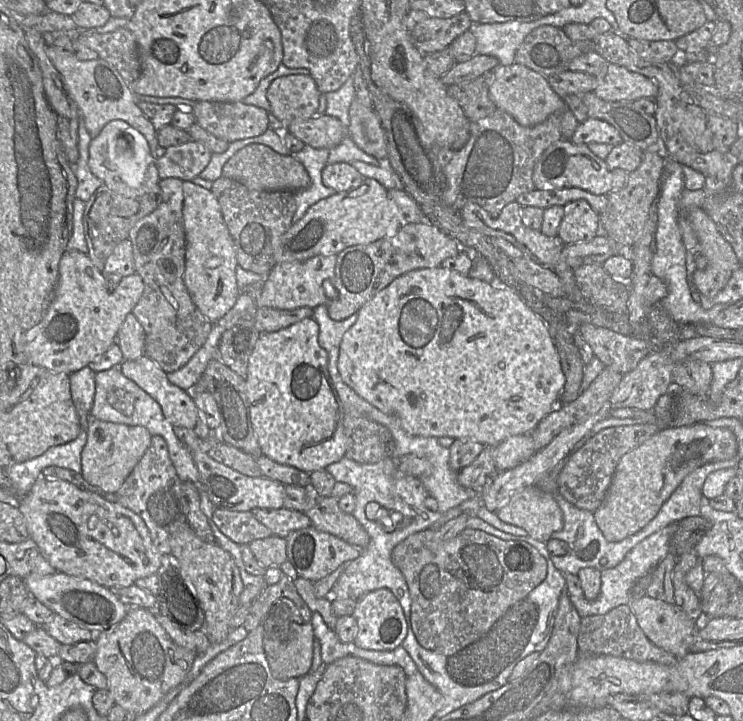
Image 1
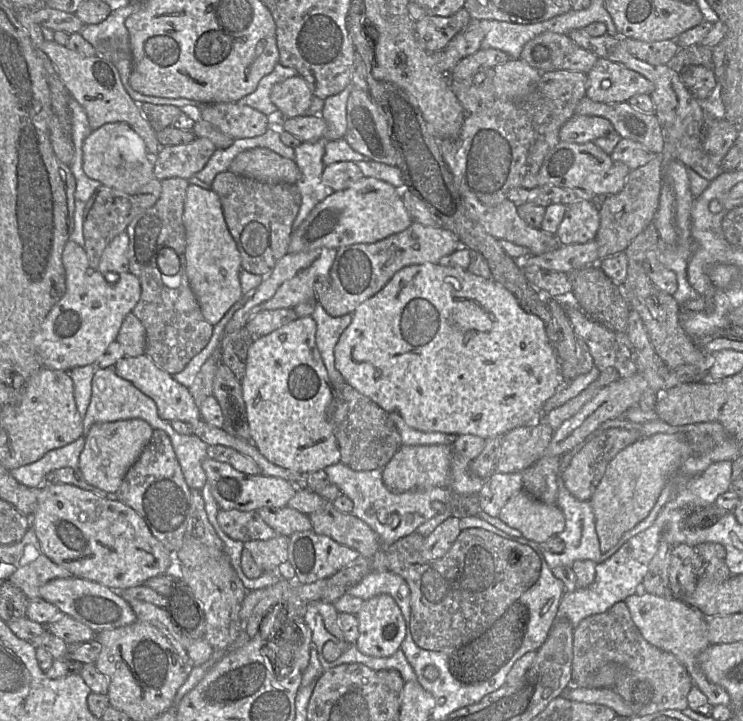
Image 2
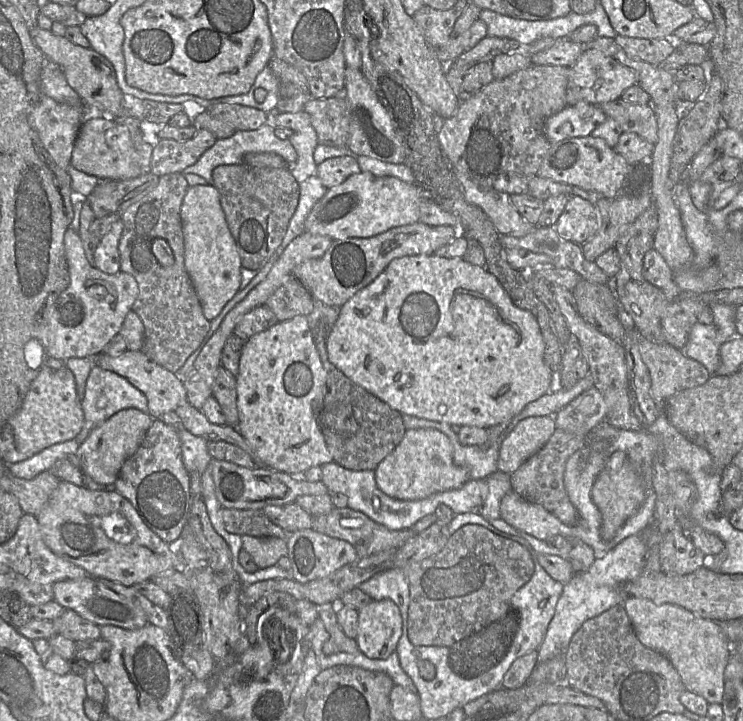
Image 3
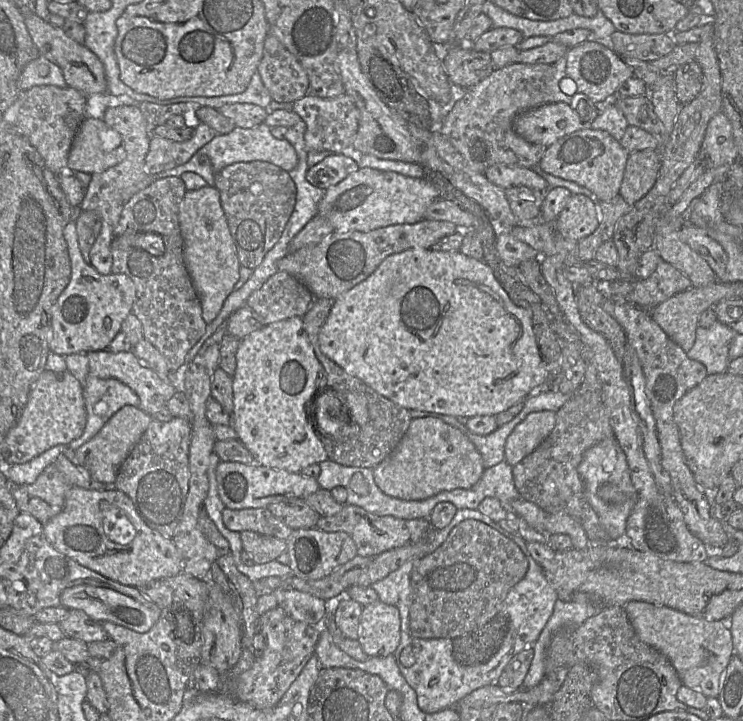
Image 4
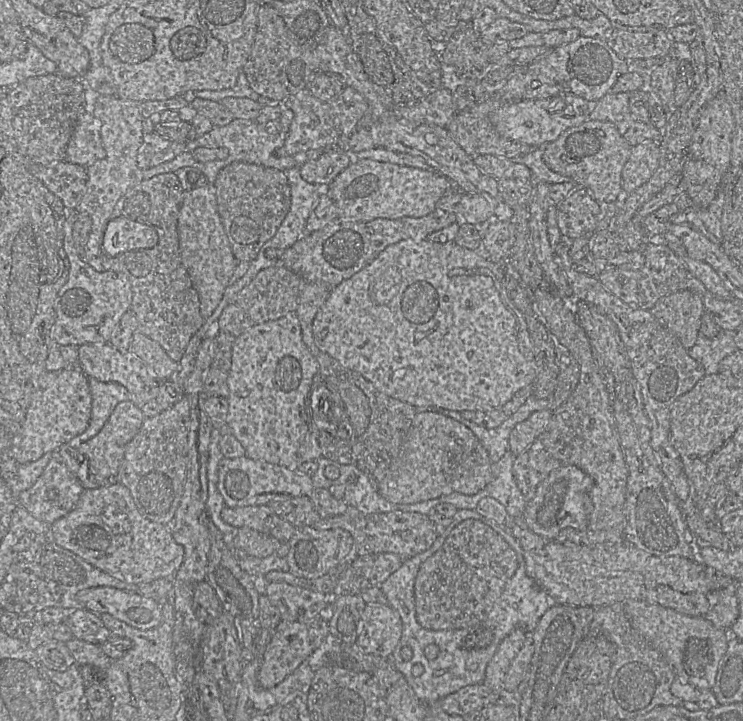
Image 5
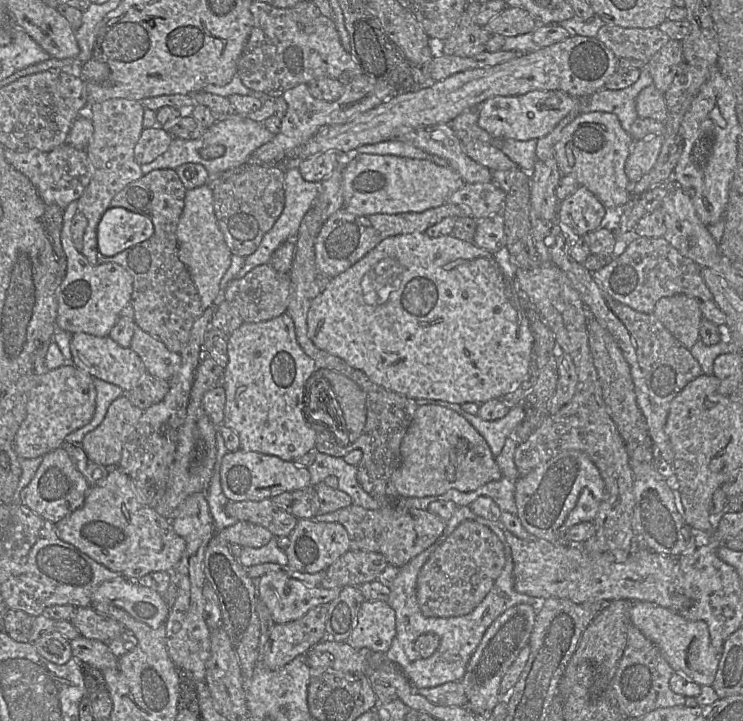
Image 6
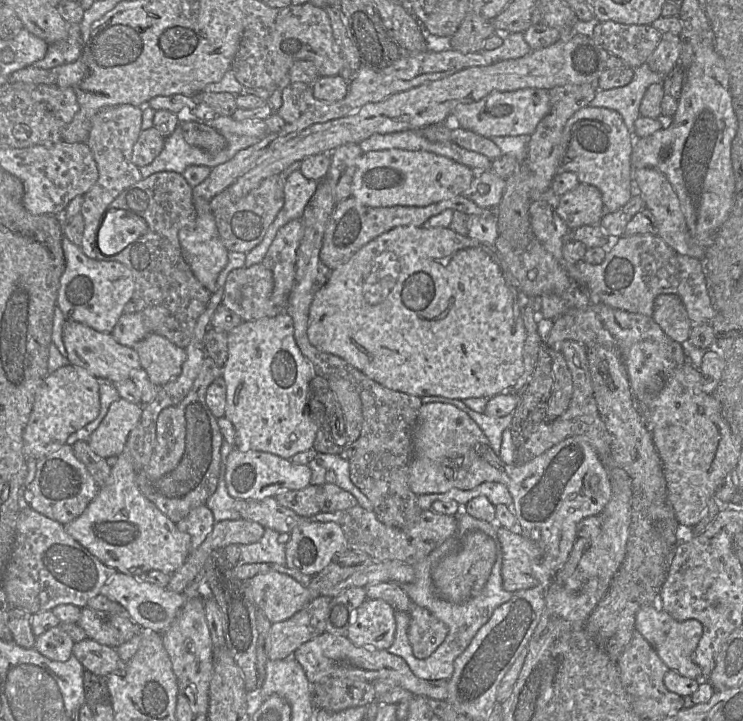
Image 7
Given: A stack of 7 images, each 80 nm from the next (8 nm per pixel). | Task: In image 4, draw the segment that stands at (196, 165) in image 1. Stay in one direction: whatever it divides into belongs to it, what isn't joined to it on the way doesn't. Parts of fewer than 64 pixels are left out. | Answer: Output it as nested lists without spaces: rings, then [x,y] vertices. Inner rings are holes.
[[[195,122],[192,137],[184,142],[151,136],[145,169],[150,175],[156,175],[183,165],[216,135],[216,131],[207,124]]]

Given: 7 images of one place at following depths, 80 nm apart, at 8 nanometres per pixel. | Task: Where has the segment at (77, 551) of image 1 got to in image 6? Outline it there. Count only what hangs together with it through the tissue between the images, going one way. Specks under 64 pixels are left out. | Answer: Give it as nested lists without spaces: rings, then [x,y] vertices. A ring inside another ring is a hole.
[[[119,466],[109,469],[108,477],[97,486],[90,486],[84,503],[55,524],[58,537],[88,555],[111,571],[129,580],[138,580],[153,572],[171,573],[180,562],[186,542],[179,536],[168,519],[148,505],[137,492],[130,477]]]

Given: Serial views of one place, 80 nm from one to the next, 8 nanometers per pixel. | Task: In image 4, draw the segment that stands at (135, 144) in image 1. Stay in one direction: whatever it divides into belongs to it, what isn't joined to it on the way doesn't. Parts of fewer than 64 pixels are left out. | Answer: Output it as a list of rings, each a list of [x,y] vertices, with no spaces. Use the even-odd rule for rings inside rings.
[[[87,117],[73,140],[68,169],[88,174],[100,173],[125,157],[121,135],[102,119]]]

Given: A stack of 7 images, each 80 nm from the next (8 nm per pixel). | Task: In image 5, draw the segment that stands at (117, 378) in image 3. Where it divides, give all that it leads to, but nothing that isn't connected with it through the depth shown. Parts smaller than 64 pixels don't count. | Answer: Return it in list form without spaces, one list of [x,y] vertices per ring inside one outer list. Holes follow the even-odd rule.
[[[90,378],[90,383],[93,390],[93,415],[87,428],[71,440],[72,446],[80,447],[104,426],[117,404],[131,399],[130,391],[121,384],[96,378]]]

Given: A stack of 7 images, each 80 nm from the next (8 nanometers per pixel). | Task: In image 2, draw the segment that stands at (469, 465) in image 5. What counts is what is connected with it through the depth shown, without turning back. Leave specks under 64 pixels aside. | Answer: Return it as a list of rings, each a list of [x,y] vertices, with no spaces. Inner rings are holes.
[[[402,445],[382,468],[382,480],[384,485],[392,492],[402,493],[406,491],[429,489],[433,487],[448,488],[451,479],[450,445]]]

